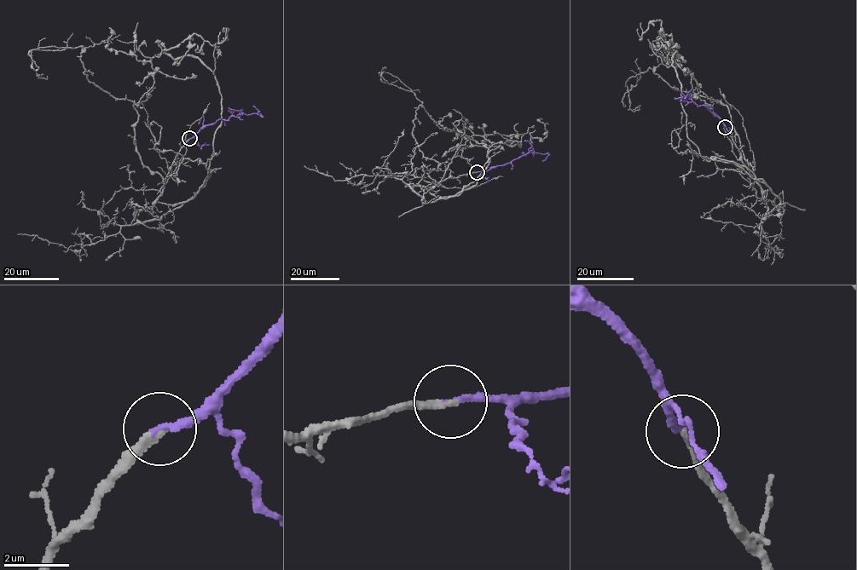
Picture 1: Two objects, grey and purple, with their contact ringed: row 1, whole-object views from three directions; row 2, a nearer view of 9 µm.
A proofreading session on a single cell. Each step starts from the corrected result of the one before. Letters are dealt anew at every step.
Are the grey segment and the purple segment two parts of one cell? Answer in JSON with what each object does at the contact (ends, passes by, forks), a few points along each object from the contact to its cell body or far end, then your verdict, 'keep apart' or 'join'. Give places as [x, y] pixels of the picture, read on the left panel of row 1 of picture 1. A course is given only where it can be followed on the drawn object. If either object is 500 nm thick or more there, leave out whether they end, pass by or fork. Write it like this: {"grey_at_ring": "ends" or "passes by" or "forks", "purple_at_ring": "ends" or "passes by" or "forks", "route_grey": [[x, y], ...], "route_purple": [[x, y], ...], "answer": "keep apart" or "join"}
{"grey_at_ring": "ends", "purple_at_ring": "ends", "route_grey": [[190, 138], [163, 186], [136, 151], [134, 106], [149, 97], [153, 58], [220, 31]], "route_purple": [[189, 138], [218, 119], [228, 119], [243, 113], [257, 113], [261, 117], [252, 106]], "answer": "join"}

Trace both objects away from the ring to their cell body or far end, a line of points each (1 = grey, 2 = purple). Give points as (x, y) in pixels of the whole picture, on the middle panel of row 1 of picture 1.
1: (477, 172), (450, 176), (442, 185), (427, 174), (440, 170), (474, 135), (529, 133), (542, 141), (541, 119)
2: (477, 172), (504, 165), (529, 152), (548, 153), (541, 161)

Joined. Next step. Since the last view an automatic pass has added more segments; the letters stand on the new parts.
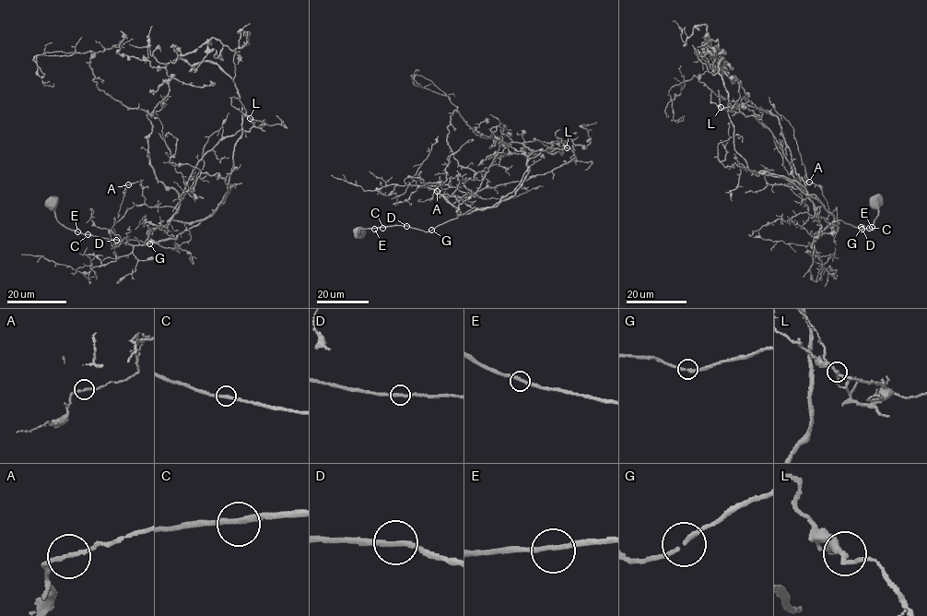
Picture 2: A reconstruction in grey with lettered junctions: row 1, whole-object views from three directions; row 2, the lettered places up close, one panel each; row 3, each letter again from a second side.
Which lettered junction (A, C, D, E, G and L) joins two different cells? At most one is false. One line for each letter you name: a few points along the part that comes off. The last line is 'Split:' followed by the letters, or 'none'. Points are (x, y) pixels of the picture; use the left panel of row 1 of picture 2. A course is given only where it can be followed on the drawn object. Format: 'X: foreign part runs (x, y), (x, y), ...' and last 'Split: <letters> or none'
Split: none

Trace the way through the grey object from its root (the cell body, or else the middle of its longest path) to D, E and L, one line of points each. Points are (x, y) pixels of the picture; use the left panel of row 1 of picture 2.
D: (51, 204), (55, 219), (66, 227), (116, 240)
E: (51, 204), (55, 219), (77, 231)
L: (51, 204), (84, 233), (176, 238), (199, 222), (170, 220), (192, 171), (221, 139), (261, 127), (250, 118)

